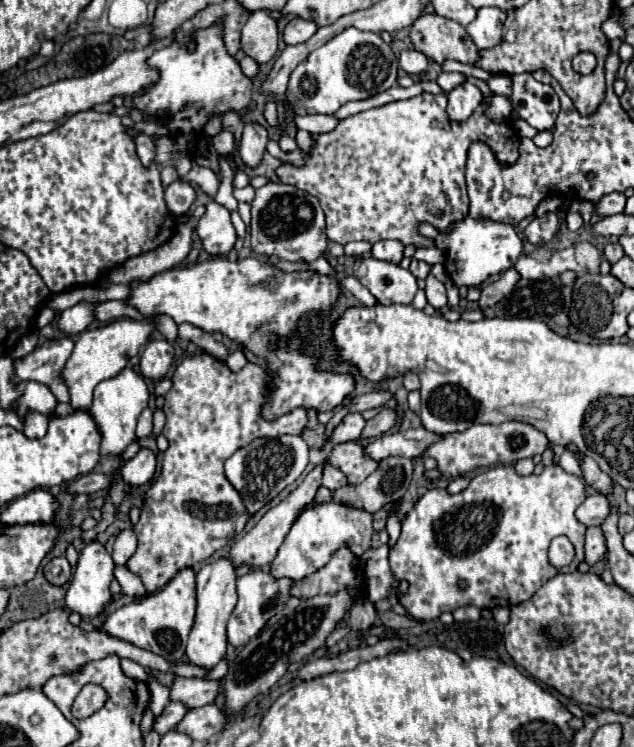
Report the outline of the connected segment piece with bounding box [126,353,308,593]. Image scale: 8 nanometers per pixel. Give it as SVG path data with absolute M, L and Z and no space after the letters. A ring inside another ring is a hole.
M198 353L186 357L176 367L172 377L172 389L164 397L166 403L162 409L166 413L166 425L162 429L162 435L170 441L170 447L164 451L160 477L156 477L144 497L140 521L134 525L138 549L126 563L126 567L142 579L148 593L164 587L180 569L206 561L212 553L226 547L246 527L250 513L244 509L240 493L236 493L236 489L224 475L226 459L258 437L278 437L286 433L300 435L304 431L308 421L306 409L294 409L292 413L286 413L276 421L264 421L264 417L260 417L262 407L270 399L270 391L266 389L272 389L272 377L264 367L256 363L246 363L244 369L232 373L224 361L208 353Z

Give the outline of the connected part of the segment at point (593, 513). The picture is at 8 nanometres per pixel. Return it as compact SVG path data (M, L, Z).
M596 493L596 495L590 495L582 501L582 505L576 509L576 519L580 523L584 523L586 527L588 525L600 525L610 513L610 503L608 503L608 497Z

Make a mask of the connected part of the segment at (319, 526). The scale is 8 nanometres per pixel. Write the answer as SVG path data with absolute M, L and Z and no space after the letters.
M324 503L320 507L308 509L300 515L300 519L292 525L288 537L284 539L284 545L280 545L272 565L270 573L272 577L290 577L290 579L302 579L320 567L324 567L330 559L330 555L346 545L350 547L358 557L370 547L372 537L372 515L360 509L352 509L340 503Z

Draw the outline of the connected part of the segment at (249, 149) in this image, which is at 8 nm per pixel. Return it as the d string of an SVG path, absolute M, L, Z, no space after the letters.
M246 123L244 125L244 165L258 167L262 161L262 155L266 151L268 133L258 123Z

